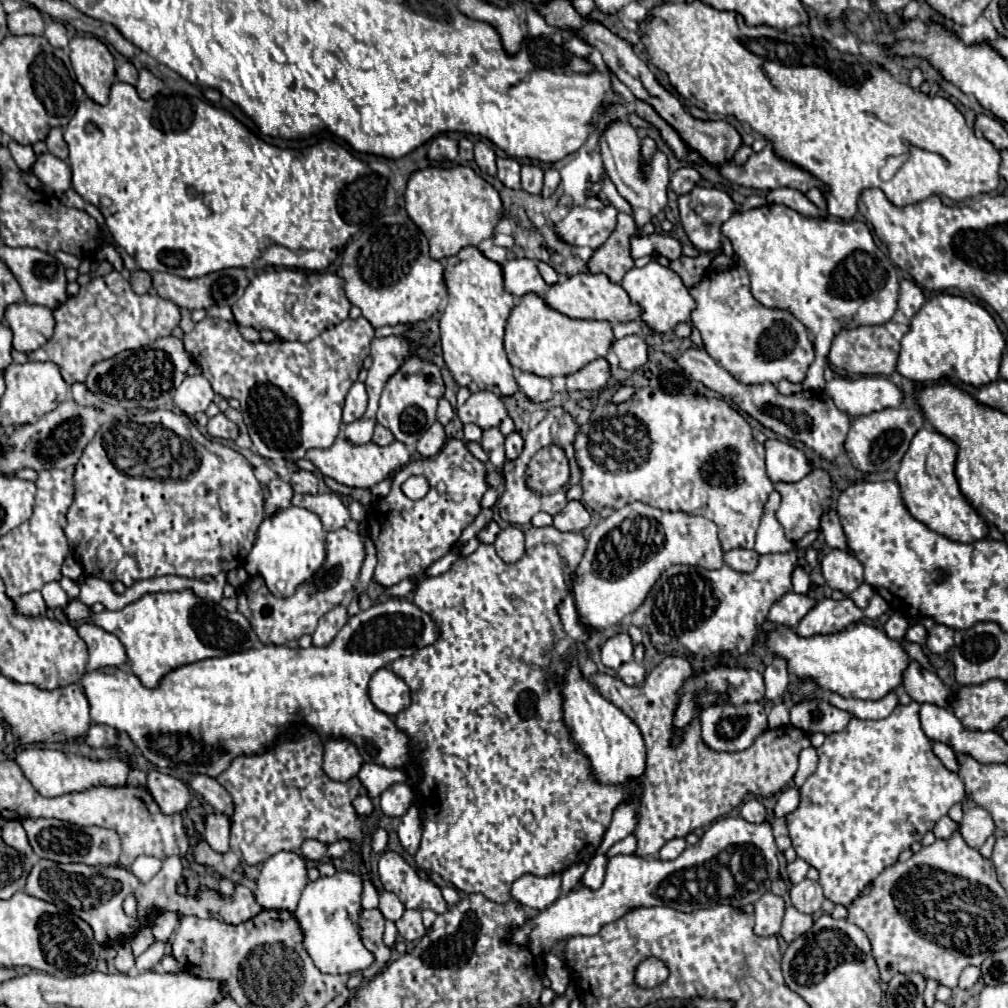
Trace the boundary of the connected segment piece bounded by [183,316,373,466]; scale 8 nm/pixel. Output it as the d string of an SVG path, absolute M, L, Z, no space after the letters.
M207 316L207 318L203 318L201 322L197 322L195 328L193 328L189 334L183 336L183 344L185 344L185 352L191 354L191 358L197 362L197 366L201 368L201 374L207 376L207 380L211 382L211 386L213 386L213 382L215 382L215 386L213 386L215 394L219 394L219 396L223 396L223 398L237 398L237 400L241 402L241 414L243 414L243 420L245 420L245 424L247 424L247 428L249 428L249 436L251 436L251 440L253 440L255 452L257 452L261 458L265 458L265 460L285 462L287 466L293 466L297 460L303 460L303 458L305 458L307 450L311 450L311 448L329 448L329 446L335 442L335 438L339 436L339 430L341 430L341 424L343 424L343 420L341 420L343 400L345 400L349 388L353 386L353 382L357 382L357 374L359 374L359 370L361 370L361 366L363 366L363 360L369 356L369 342L371 342L371 338L373 338L373 326L371 326L369 320L365 320L363 316L357 318L357 320L347 318L347 320L343 320L341 324L337 324L335 328L329 328L329 330L321 332L317 338L313 338L311 342L305 342L305 344L303 344L303 342L285 342L285 340L247 342L247 340L241 336L239 326L237 326L235 322L225 322L225 320L221 320L221 318Z

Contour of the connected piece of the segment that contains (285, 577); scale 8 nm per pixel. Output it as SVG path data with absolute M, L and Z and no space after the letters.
M291 506L281 510L275 518L265 518L259 526L257 542L245 560L245 570L249 576L261 576L273 596L293 596L295 588L311 580L311 576L323 566L323 560L327 558L325 536L327 532L323 532L319 516L307 512L307 508Z

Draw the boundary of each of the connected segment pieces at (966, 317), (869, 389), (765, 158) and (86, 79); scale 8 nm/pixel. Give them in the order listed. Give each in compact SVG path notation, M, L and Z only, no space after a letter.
M941 294L925 302L923 308L913 316L911 330L901 340L897 372L921 384L935 384L939 380L949 378L953 382L963 382L963 384L971 384L979 388L983 384L991 384L999 380L999 366L1001 366L1003 352L1005 352L1005 336L1001 334L999 326L995 324L991 314L983 306L973 304L961 296Z
M839 376L827 382L825 392L833 398L839 410L847 412L853 418L879 412L885 408L897 408L905 400L903 390L883 376Z
M767 144L761 152L751 154L745 166L727 162L719 168L719 172L731 182L749 186L755 190L775 190L775 188L787 186L805 194L813 186L823 188L823 184L813 174L777 156L773 150L773 144Z
M75 36L69 42L69 58L77 82L97 104L109 102L109 90L115 78L115 64L109 48L95 36Z

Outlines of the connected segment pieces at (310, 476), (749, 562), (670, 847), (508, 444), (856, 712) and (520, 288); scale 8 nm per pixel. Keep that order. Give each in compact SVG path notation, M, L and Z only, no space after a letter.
M299 470L291 478L291 486L299 494L317 494L317 476L307 470Z
M731 550L725 554L727 566L731 566L737 572L753 572L759 564L759 554L755 550Z
M673 838L673 840L669 840L669 842L661 848L659 858L661 858L661 860L675 860L675 858L685 850L685 846L687 846L685 838Z
M513 432L505 438L505 454L507 454L507 460L515 460L515 456L519 456L523 452L523 438Z
M825 692L825 698L841 710L851 712L857 718L869 718L869 720L879 720L879 718L887 718L895 706L897 706L897 696L889 694L883 700L871 702L871 700L847 700L835 692Z
M513 258L503 264L503 284L505 290L521 298L529 292L543 296L547 290L545 280L537 272L537 262L529 258Z

